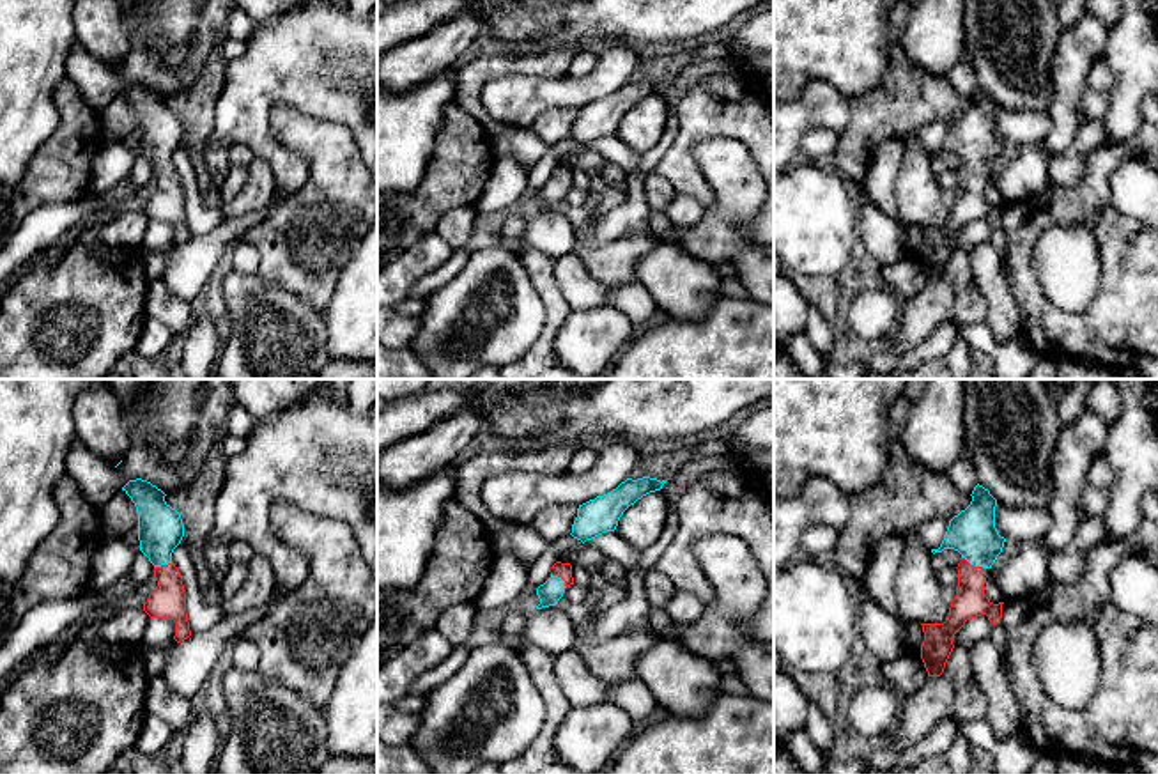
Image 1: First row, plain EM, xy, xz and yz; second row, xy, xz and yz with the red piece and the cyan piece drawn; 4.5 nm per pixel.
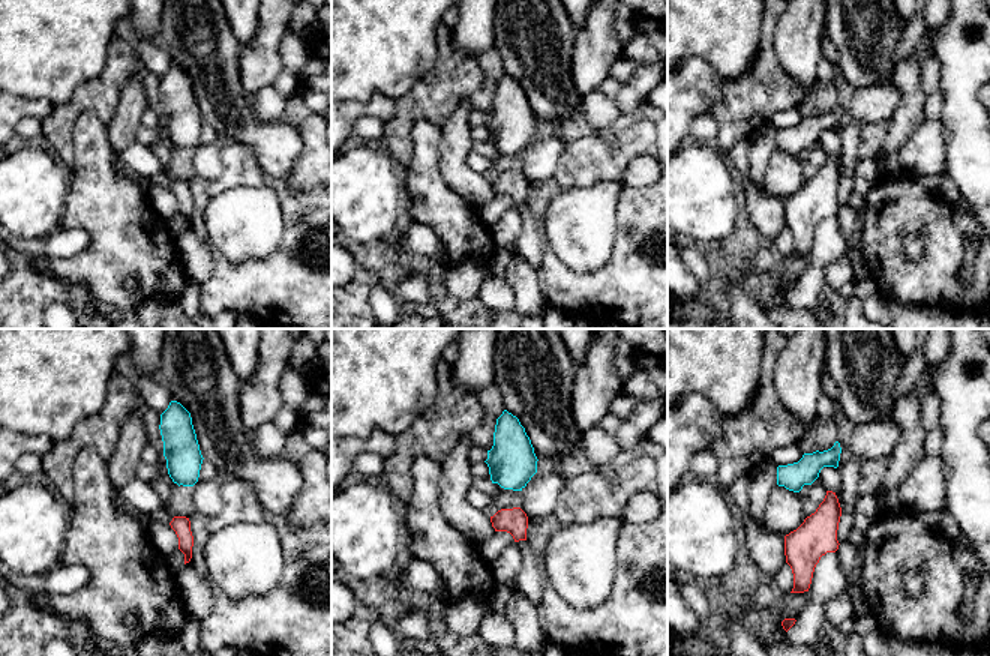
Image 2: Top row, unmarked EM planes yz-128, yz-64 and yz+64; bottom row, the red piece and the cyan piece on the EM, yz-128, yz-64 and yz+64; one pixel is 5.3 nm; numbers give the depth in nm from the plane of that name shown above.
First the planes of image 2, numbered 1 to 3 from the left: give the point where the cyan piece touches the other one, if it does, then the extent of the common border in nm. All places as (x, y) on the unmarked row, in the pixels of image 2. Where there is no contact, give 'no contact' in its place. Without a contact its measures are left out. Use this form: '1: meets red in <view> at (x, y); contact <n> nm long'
1: no contact
2: no contact
3: no contact

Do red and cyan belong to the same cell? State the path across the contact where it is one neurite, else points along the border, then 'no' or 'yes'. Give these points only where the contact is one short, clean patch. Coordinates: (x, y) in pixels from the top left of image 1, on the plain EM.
way yz (969, 204), (972, 169), (972, 137); yes

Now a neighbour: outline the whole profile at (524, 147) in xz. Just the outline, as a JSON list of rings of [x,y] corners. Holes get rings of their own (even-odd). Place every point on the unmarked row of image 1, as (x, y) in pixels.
[[[513,129],[499,136],[490,136],[496,158],[512,156],[528,172],[549,152],[549,145],[540,142],[528,129]]]

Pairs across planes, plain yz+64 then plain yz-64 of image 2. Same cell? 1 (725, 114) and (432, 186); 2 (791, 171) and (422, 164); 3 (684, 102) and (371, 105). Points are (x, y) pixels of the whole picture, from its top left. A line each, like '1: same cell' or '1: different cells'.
1: different cells
2: different cells
3: same cell

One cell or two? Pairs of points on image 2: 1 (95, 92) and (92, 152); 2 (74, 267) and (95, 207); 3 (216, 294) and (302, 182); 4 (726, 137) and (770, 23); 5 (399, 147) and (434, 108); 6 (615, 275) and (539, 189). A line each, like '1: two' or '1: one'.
1: two
2: one
3: one
4: one
5: one
6: one

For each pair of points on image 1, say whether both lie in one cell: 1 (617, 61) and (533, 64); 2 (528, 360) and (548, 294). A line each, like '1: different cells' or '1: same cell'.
1: different cells
2: same cell

